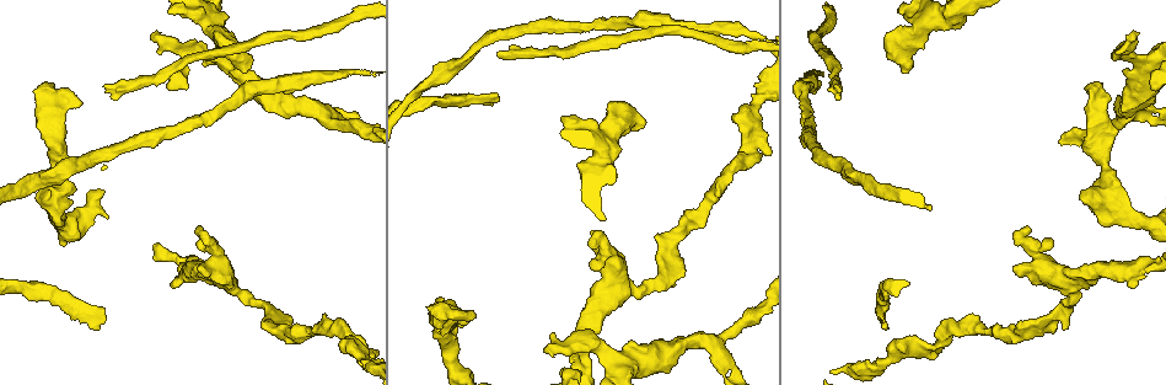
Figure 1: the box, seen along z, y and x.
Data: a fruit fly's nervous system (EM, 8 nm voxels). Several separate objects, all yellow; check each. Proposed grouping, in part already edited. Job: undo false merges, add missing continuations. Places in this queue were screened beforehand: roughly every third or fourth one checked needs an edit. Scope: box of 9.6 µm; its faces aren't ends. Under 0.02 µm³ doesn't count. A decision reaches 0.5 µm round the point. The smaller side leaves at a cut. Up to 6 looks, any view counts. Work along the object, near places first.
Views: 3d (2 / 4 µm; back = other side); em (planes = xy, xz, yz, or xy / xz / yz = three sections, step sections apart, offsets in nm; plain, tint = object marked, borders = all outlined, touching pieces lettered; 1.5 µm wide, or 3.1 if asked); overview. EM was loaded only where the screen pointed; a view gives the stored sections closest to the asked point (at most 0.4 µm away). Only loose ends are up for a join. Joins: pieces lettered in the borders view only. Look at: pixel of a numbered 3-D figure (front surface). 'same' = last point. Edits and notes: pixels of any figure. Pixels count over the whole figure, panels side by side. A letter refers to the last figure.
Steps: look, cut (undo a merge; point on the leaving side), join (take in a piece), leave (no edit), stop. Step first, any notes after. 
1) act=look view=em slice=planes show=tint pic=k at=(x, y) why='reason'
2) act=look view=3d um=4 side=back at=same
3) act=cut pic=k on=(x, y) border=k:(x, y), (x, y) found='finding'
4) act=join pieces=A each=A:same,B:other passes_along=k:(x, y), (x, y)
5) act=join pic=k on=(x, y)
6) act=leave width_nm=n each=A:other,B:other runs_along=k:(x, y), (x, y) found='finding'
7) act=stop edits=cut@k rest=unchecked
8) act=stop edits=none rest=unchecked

act=look view=3d um=2 pic=1 at=(718, 340) why='three-way junction'

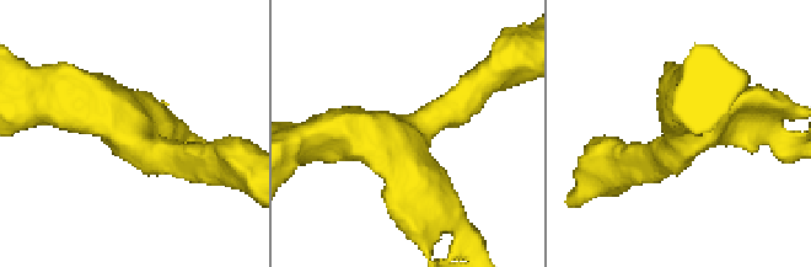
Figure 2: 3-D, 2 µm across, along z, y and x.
act=look view=em slice=xy step=4 show=tint pic=2 at=(688, 134) why='shape alone is not enough'

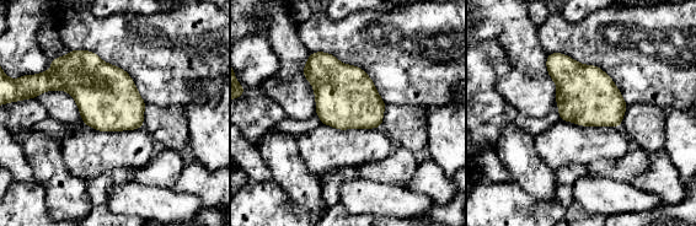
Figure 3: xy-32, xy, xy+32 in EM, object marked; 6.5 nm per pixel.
act=look view=em slice=xz step=8 show=borders at=same why='another direction'

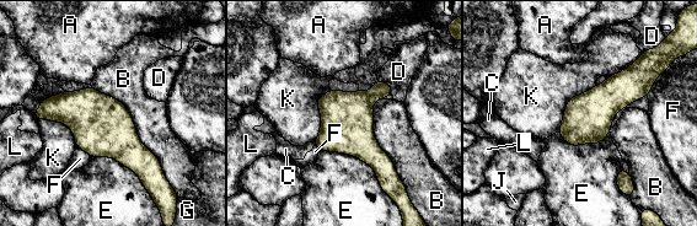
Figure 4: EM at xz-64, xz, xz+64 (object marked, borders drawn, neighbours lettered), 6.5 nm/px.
act=leave width_nm=320 each=A:other,B:other,C:other,D:other,E:other,F:other,G:other,J:other,K:other,L:other border=4:(596, 85), (568, 101), (558, 132) found='one neuron here'

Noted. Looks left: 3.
act=look view=3d um=4 pic=1 at=(173, 288) why='stops while still wide'

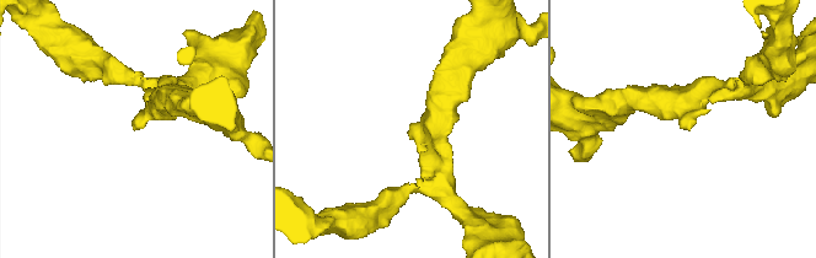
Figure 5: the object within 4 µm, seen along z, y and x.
act=look view=em slice=planes show=tint pic=5 at=(409, 132) why='shape alone is not enough'

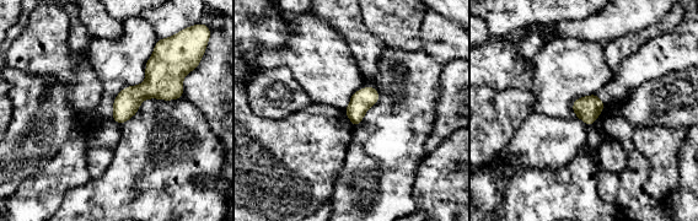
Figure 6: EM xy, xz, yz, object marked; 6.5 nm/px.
act=look view=em slice=planes show=borders at=same why='what lies round it'

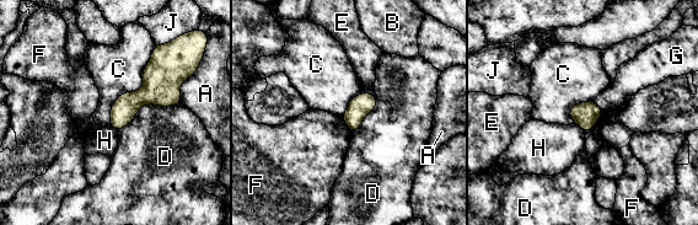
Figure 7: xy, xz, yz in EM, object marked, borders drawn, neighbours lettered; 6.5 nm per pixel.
act=leave each=A:other,B:other,C:other,D:other,E:other,F:other,G:other,H:other,J:other border=7:(155, 44), (108, 124) found='none of them fits'

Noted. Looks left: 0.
act=stop edits=none rest=unchecked

